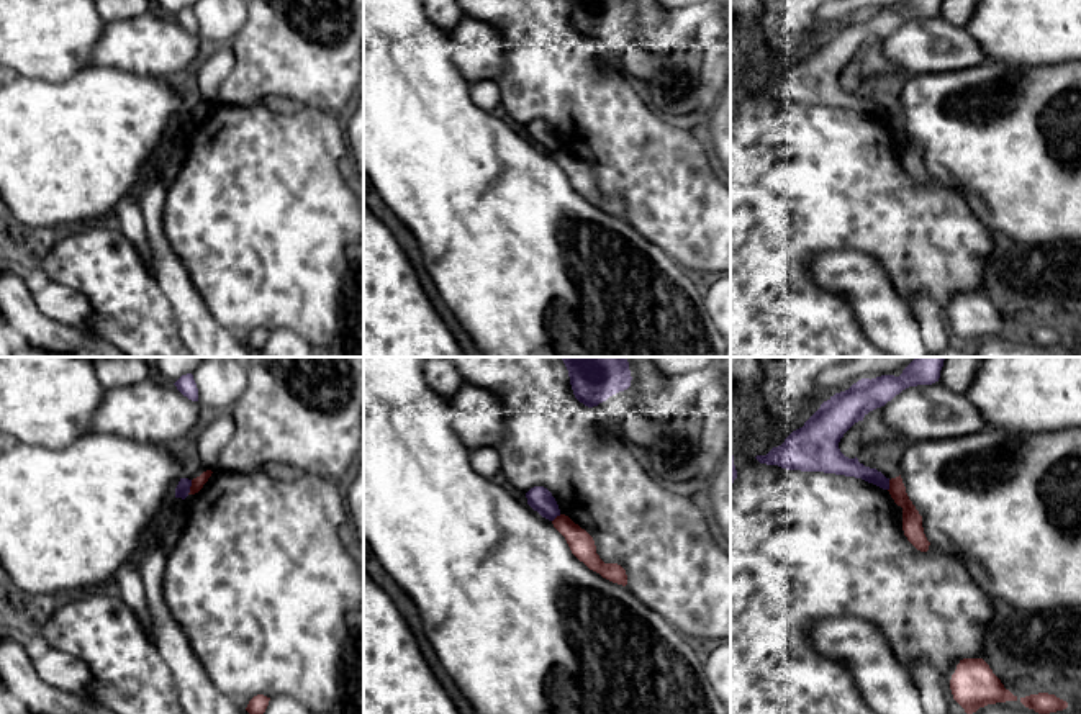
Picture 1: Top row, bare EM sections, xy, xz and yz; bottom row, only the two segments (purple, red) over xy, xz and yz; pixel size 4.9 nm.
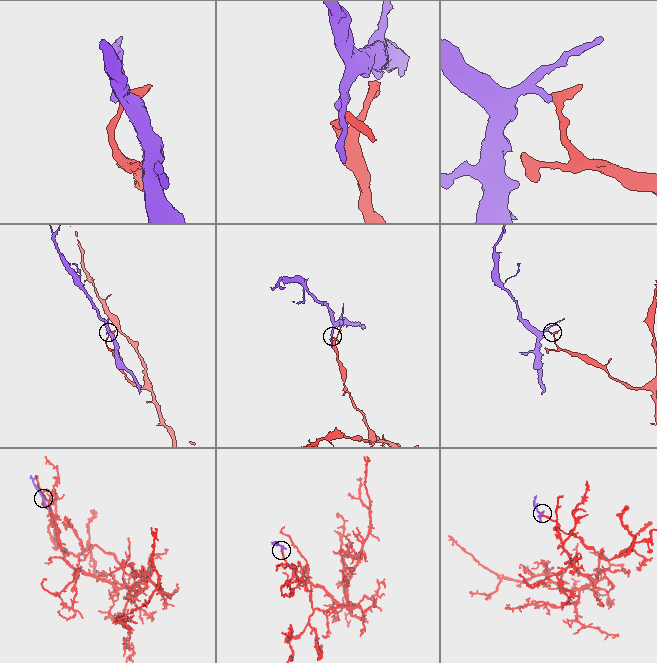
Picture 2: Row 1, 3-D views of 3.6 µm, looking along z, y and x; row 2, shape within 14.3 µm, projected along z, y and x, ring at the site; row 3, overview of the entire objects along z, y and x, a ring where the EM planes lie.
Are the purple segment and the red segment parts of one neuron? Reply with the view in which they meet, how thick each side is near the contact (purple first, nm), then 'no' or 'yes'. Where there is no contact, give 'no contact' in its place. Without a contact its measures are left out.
meets purple in xy; 70 nm thick on the purple side, 60 nm on the other; no

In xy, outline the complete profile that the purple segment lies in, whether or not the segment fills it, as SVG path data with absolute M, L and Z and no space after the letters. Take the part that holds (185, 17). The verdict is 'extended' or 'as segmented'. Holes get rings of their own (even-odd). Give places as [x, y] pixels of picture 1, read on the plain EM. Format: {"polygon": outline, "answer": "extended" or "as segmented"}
{"polygon": "M192 7L182 8L174 18L183 29L198 34L198 21Z", "answer": "as segmented"}

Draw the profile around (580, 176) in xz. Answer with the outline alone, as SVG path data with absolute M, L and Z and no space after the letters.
M560 147L552 154L554 160L565 170L572 187L583 195L590 203L599 206L603 211L627 218L626 203L617 197L604 197L596 187L593 170L575 157L568 149Z

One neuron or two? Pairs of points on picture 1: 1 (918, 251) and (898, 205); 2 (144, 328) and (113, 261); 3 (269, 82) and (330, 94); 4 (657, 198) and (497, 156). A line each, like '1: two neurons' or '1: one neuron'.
1: one neuron
2: one neuron
3: one neuron
4: two neurons

